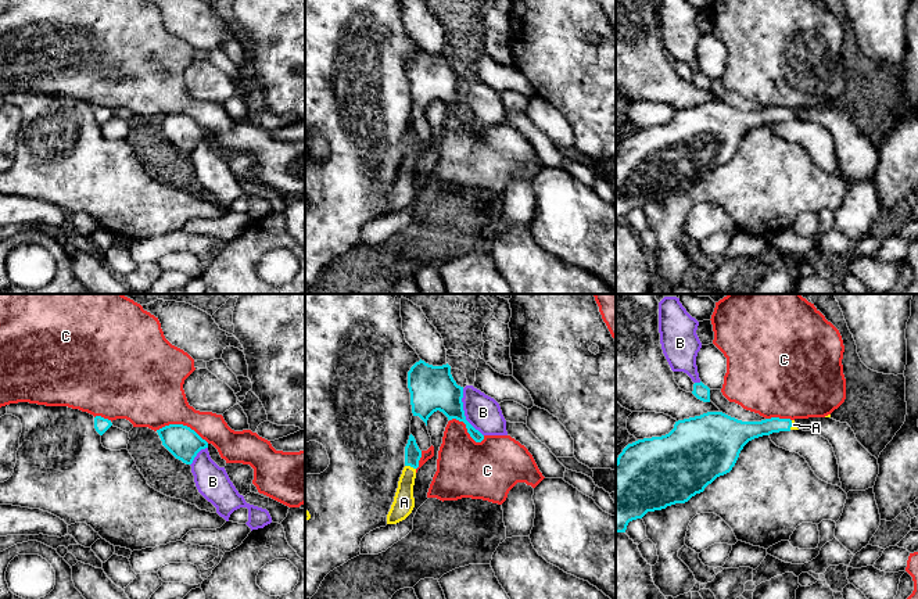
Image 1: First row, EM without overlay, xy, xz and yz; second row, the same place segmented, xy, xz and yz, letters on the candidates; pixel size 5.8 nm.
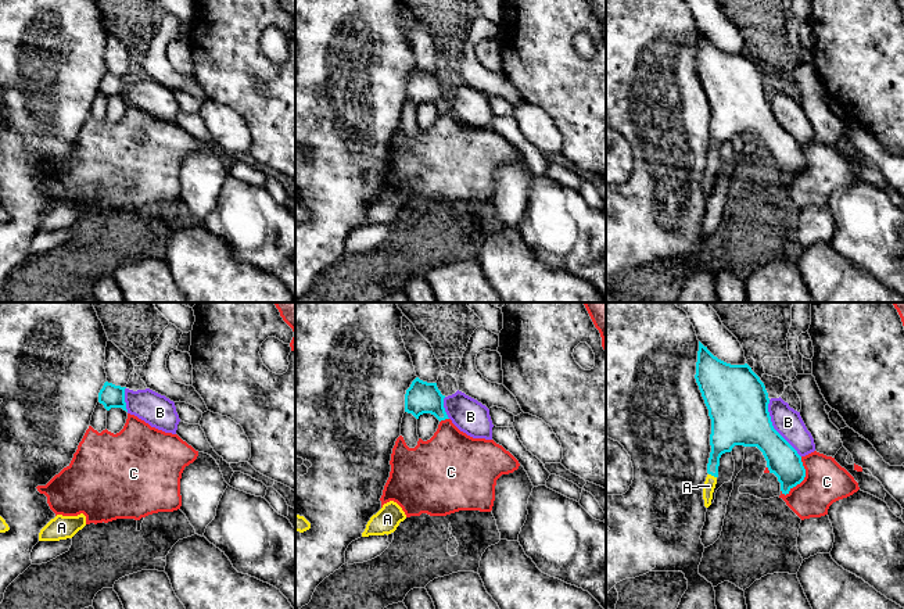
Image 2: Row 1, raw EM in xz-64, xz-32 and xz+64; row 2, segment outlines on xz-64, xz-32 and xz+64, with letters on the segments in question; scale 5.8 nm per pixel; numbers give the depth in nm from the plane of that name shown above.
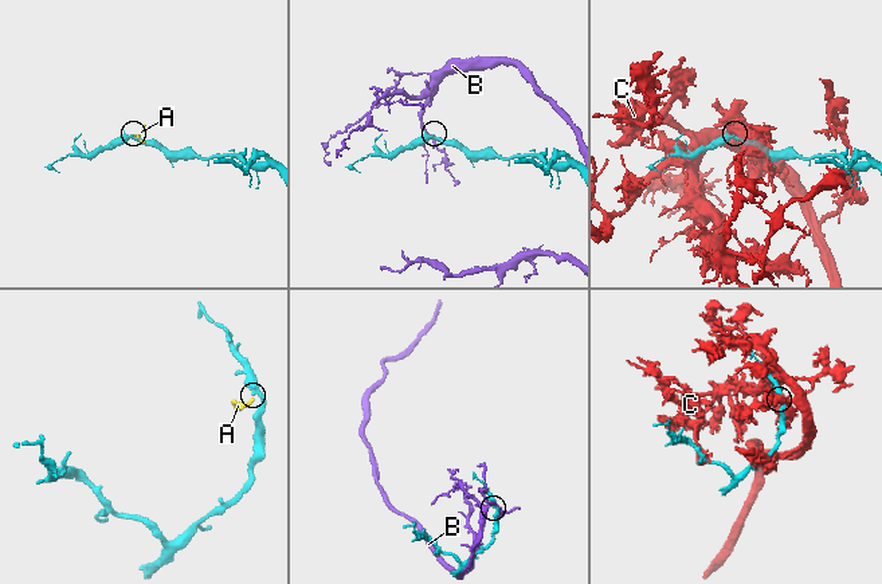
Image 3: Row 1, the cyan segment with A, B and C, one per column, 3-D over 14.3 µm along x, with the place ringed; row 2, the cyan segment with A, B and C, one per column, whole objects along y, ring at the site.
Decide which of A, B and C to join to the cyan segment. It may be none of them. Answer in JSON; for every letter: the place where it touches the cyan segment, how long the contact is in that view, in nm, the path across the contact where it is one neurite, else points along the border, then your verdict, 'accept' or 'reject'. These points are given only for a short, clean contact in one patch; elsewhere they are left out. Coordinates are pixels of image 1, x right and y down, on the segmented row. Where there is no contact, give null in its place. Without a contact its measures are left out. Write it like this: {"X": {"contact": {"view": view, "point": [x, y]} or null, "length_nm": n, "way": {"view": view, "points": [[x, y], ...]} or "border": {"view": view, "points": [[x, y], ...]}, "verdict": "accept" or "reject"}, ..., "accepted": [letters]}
{"A": {"contact": {"view": "xz", "point": [411, 466]}, "length_nm": 70, "way": {"view": "xz", "points": [[412, 454], [411, 466], [404, 502]]}, "verdict": "accept"}, "B": {"contact": {"view": "xz", "point": [463, 412]}, "length_nm": 300, "verdict": "reject"}, "C": {"contact": {"view": "xy", "point": [182, 424]}, "length_nm": 320, "verdict": "reject"}, "accepted": ["A"]}

